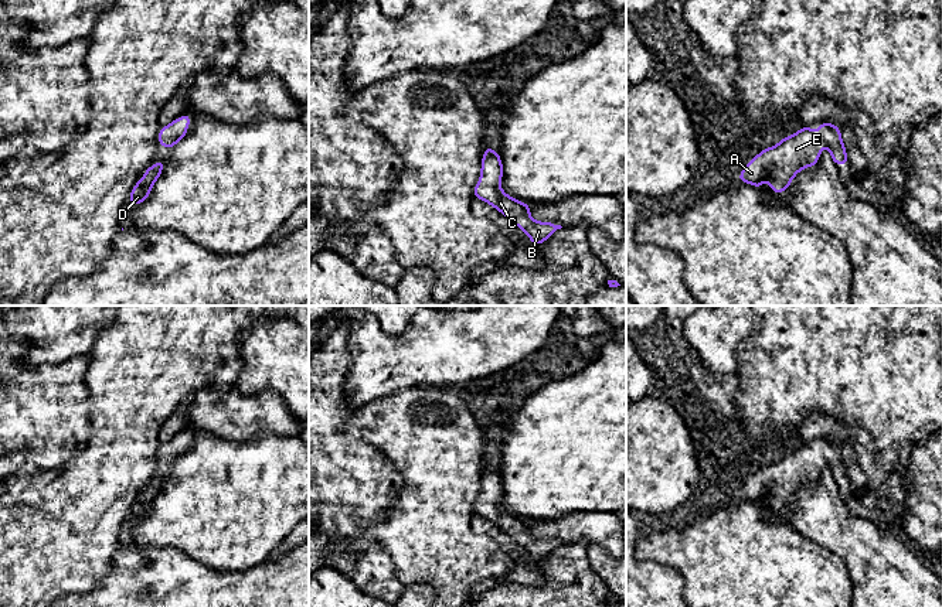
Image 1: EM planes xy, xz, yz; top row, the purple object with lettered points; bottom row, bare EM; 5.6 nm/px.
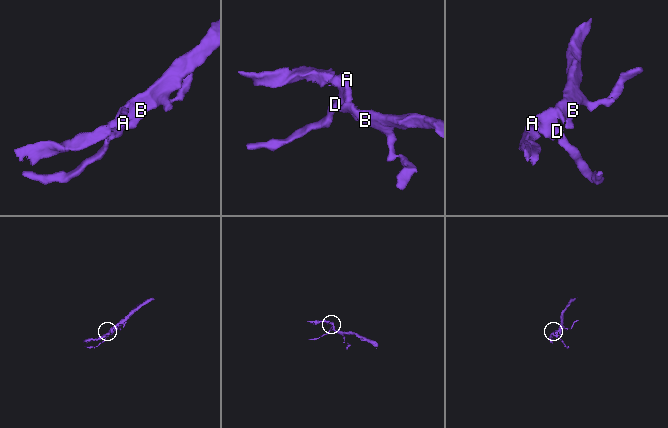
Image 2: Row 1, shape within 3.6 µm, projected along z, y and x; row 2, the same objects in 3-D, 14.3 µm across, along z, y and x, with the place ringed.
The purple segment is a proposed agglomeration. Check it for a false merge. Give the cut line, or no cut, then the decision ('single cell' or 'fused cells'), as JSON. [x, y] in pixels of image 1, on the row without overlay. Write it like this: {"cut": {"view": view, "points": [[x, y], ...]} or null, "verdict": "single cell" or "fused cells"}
{"cut": null, "verdict": "single cell"}

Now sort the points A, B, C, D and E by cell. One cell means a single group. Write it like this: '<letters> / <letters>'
A B C D E

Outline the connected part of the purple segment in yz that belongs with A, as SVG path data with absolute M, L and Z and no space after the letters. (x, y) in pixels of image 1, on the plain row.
M823 439L817 449L803 443L776 463L762 467L745 482L738 497L759 505L768 495L771 507L781 511L800 487L816 482L824 463L836 482L849 481L840 446Z

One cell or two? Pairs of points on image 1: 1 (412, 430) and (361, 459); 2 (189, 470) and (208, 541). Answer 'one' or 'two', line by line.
1: two
2: one

